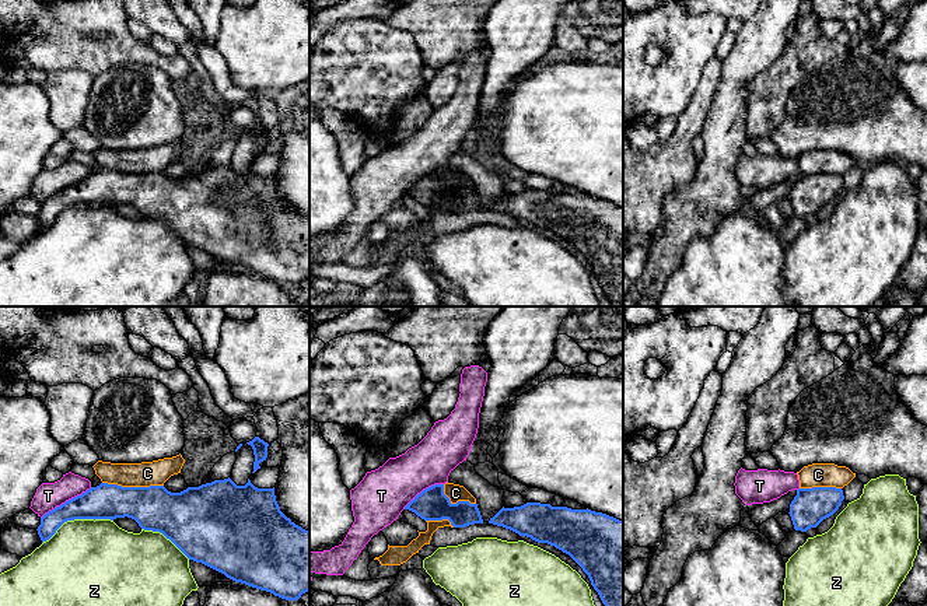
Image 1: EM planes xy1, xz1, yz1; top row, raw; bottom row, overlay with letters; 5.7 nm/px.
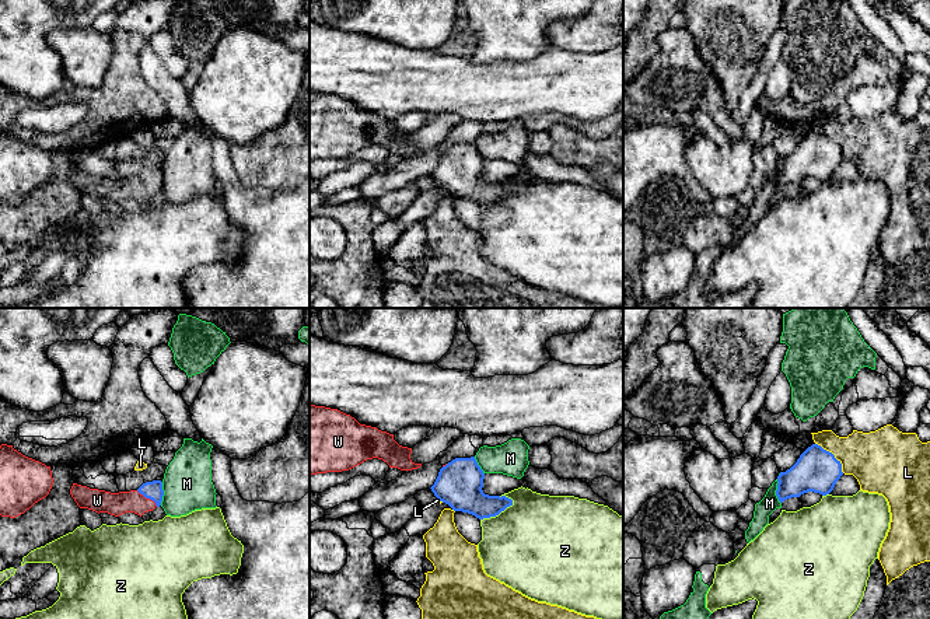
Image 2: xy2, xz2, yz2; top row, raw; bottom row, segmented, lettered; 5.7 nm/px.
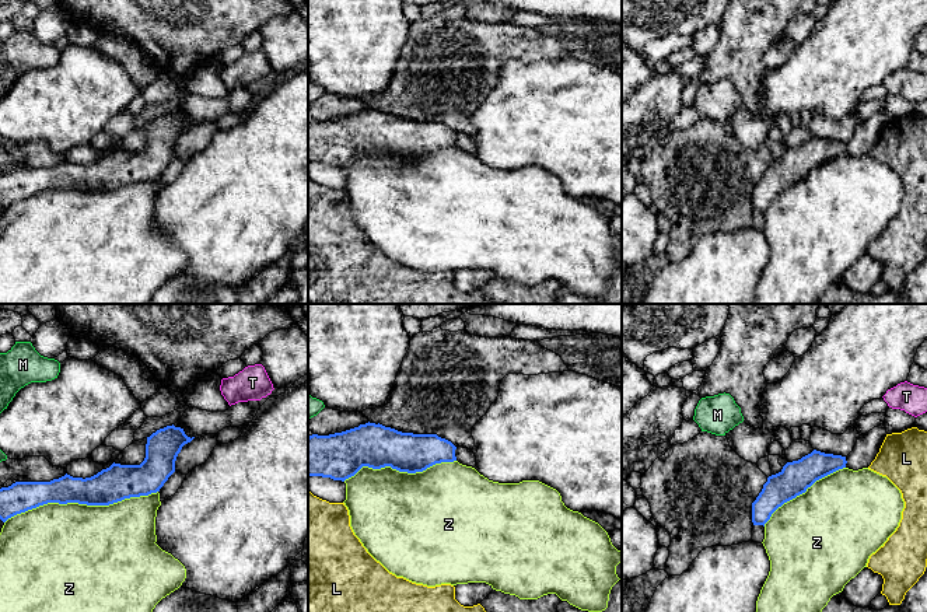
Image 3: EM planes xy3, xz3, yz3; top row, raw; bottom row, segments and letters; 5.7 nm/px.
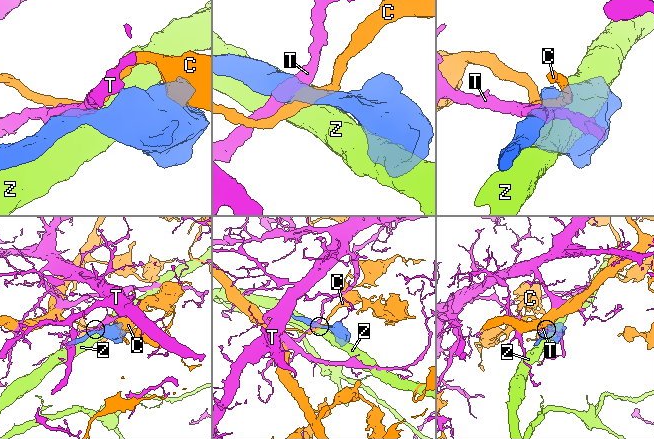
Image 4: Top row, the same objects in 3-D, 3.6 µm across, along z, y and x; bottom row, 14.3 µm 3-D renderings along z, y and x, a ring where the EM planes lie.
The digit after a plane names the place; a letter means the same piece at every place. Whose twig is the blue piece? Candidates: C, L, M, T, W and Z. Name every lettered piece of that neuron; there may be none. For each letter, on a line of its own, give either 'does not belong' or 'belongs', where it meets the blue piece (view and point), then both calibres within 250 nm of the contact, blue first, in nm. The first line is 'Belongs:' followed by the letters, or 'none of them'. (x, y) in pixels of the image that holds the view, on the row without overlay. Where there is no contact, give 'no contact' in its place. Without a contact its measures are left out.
Belongs: W
C: does not belong; contact xy1 (133, 174); calibres 260 and 140 nm
L: does not belong; contact yz2 (834, 142); calibres 260 and 320 nm
M: does not belong; contact yz2 (776, 178); calibres 240 and 100 nm
T: does not belong; contact xy1 (66, 188); calibres 200 and 150 nm
W: belongs; contact xy2 (147, 184); calibres 110 and 130 nm
Z: does not belong; contact xy3 (80, 189); calibres 200 and 500 nm

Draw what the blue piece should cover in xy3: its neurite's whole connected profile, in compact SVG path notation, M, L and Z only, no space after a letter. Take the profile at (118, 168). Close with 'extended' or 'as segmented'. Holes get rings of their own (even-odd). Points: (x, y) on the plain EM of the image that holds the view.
M167 112L147 123L146 144L140 151L112 150L91 164L73 164L64 161L50 168L15 168L0 175L0 206L36 195L48 189L78 189L87 192L109 192L125 185L148 182L160 178L168 164L175 158L175 147L182 133L195 123L188 123L181 113Z; as segmented

